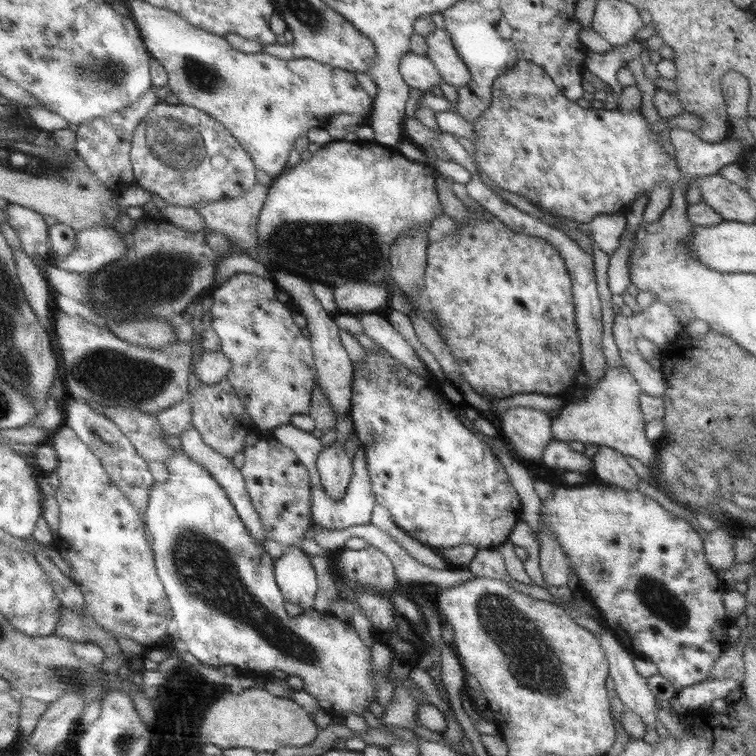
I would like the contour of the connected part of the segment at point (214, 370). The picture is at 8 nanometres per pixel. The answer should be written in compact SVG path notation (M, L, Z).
M221 351L202 352L200 355L194 356L190 363L193 361L196 361L194 364L196 369L190 369L190 372L194 373L204 385L218 384L230 373L230 360Z

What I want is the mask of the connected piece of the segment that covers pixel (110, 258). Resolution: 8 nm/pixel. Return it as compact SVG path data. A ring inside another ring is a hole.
M94 227L79 231L74 252L54 260L56 266L64 270L94 274L111 262L124 258L126 253L126 241L114 227Z

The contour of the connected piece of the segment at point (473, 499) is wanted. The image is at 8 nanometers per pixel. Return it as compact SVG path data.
M380 346L379 352L366 350L366 357L355 367L352 386L352 406L349 415L354 423L354 434L356 434L364 448L364 452L366 452L366 466L368 466L377 504L387 508L395 523L402 530L405 530L416 540L429 547L444 549L460 546L460 544L472 544L472 546L477 546L478 549L497 548L509 540L512 529L521 519L521 496L512 486L509 474L504 466L502 466L502 462L499 462L497 453L488 448L485 442L476 436L469 424L460 418L456 412L456 406L450 401L446 403L444 399L445 397L433 377L420 377L420 375L402 365L400 361L396 361L394 357L388 355L388 351L380 348Z

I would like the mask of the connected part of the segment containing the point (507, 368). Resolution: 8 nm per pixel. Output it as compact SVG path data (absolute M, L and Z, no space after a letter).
M469 210L473 216L466 225L460 225L458 235L448 235L442 241L430 242L427 248L427 265L425 270L425 282L421 288L410 294L408 300L413 304L416 314L422 314L442 336L444 344L450 348L452 356L461 366L462 378L474 391L486 400L500 400L510 398L516 394L538 393L550 396L561 396L568 388L575 387L576 376L582 369L582 356L580 338L578 337L578 327L576 327L576 306L572 292L572 279L568 274L568 269L564 264L564 259L547 242L540 238L535 238L523 232L514 232L508 228L497 216L489 212L486 216Z

